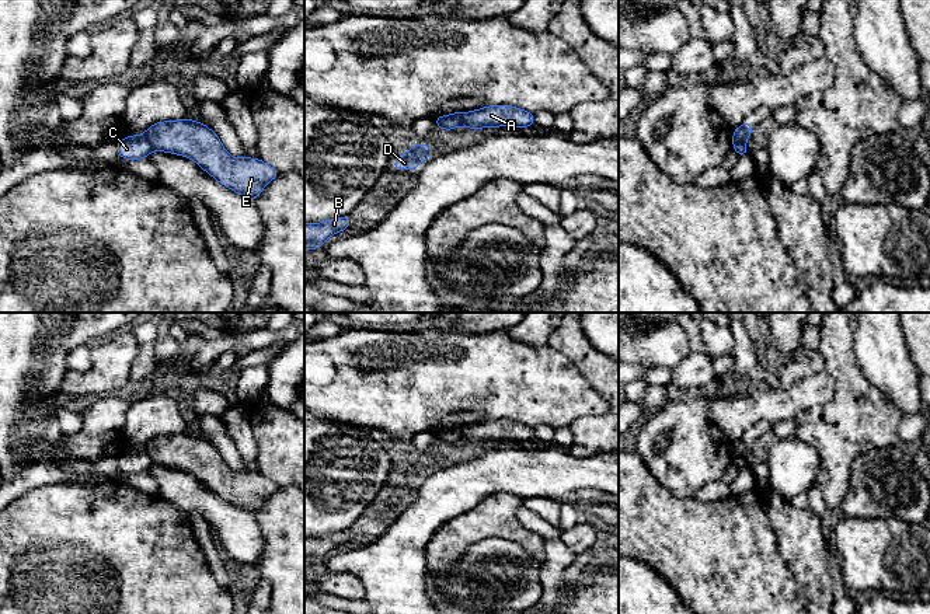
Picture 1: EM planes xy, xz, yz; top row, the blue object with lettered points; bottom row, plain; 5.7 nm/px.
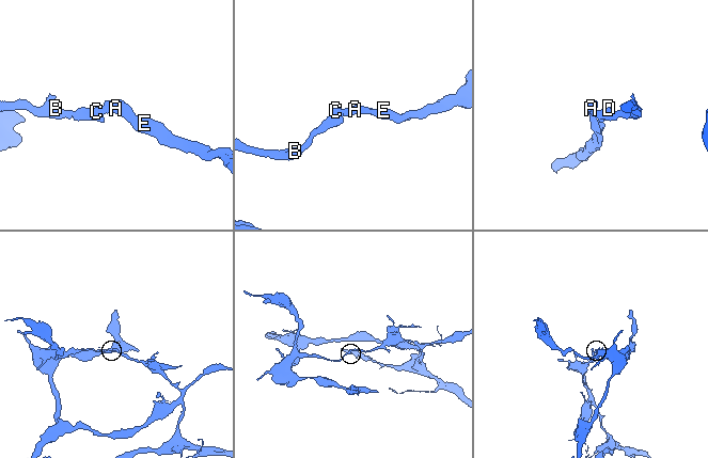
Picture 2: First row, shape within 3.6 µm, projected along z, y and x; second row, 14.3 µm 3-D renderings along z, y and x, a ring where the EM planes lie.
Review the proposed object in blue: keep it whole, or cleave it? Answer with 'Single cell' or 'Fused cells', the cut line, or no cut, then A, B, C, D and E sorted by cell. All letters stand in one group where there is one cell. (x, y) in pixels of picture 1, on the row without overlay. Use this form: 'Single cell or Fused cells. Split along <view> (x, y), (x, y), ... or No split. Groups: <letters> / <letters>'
Fused cells. Split along xy (143, 449), (153, 463). Groups: A E / B C D

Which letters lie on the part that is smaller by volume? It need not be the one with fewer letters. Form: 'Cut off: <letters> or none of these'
Cut off: A, E

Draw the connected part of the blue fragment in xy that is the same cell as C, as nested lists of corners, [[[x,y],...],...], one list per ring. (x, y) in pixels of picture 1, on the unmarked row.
[[[144,449],[123,451],[115,461],[125,474],[146,472],[153,465],[153,460]]]

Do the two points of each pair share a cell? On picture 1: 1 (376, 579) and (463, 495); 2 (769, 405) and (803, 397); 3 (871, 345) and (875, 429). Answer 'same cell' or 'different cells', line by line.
1: same cell
2: same cell
3: different cells

